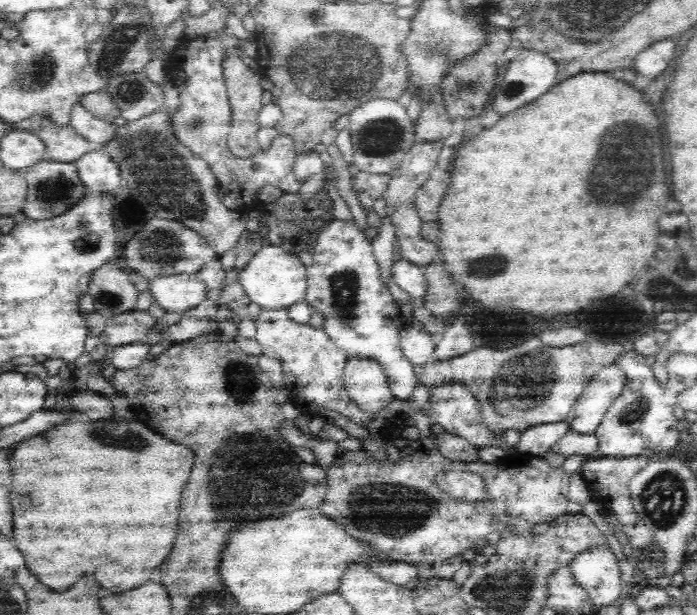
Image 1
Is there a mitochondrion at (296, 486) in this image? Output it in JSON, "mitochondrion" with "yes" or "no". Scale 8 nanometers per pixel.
{"mitochondrion":"no"}

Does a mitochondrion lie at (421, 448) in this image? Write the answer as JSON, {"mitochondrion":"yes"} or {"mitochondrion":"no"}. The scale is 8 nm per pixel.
{"mitochondrion":"no"}

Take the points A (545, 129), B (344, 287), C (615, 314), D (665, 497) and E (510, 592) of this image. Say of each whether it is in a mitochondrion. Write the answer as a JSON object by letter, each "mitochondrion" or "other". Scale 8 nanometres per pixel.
{"A":"other","B":"mitochondrion","C":"other","D":"mitochondrion","E":"mitochondrion"}

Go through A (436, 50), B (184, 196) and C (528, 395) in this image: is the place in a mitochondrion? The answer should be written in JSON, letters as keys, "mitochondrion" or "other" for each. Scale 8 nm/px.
{"A":"mitochondrion","B":"mitochondrion","C":"mitochondrion"}

